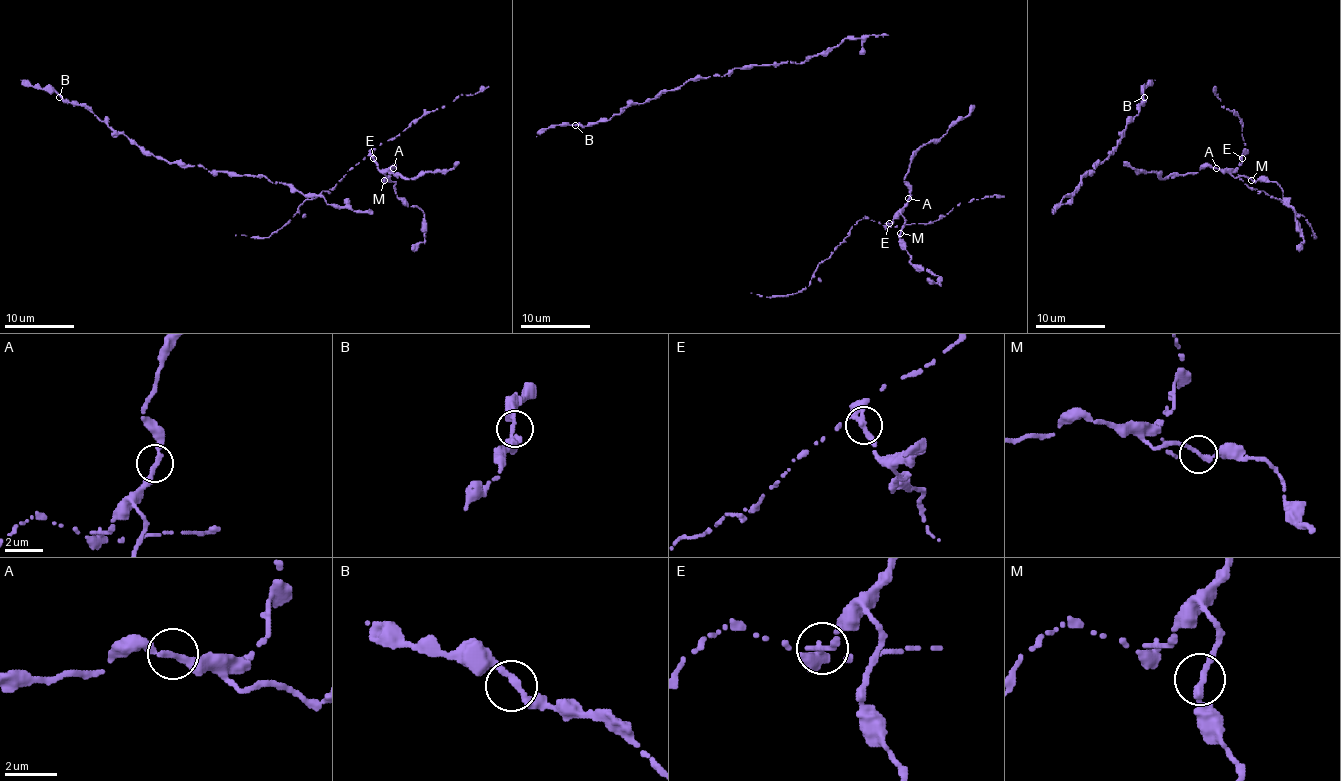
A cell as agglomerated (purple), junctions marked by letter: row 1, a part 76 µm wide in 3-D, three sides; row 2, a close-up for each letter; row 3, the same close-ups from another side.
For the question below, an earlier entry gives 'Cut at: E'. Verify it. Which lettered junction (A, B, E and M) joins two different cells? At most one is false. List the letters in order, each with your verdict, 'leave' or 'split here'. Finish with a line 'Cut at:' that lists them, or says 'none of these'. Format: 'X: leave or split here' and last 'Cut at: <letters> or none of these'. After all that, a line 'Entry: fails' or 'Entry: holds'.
A: leave
B: leave
E: split here
M: leave
Cut at: E
Entry: holds

